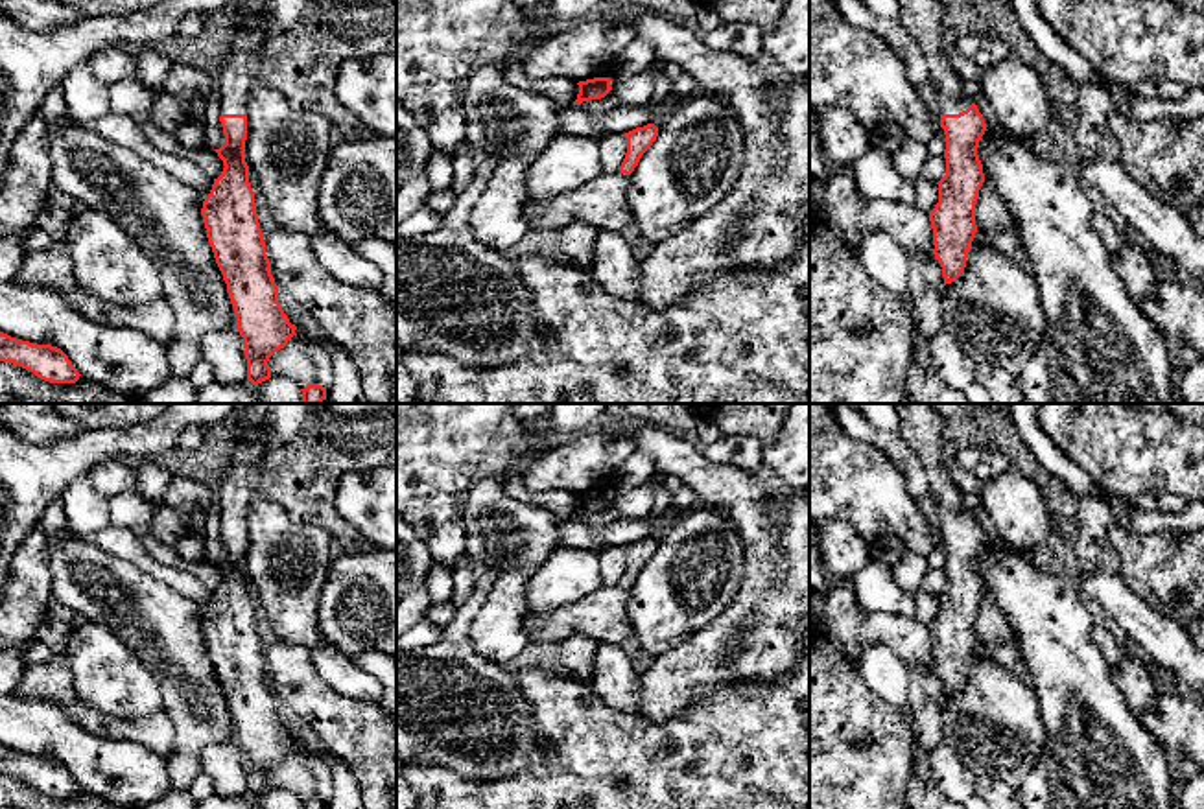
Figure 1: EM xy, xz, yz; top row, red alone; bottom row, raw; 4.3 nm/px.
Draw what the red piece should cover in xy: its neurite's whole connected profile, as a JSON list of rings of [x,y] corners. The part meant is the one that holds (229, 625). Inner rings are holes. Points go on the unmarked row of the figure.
[[[243,404],[232,448],[249,439],[264,446],[262,459],[253,464],[232,464],[219,477],[221,540],[225,557],[214,562],[223,573],[223,586],[214,592],[203,614],[201,628],[216,676],[227,697],[236,728],[236,743],[243,750],[247,792],[256,800],[271,791],[269,770],[286,759],[297,739],[289,735],[278,715],[278,700],[266,667],[258,636],[254,604],[245,575],[247,510],[256,498],[277,499],[297,523],[326,529],[336,551],[358,553],[372,549],[337,512],[336,492],[345,474],[374,466],[396,468],[396,404]]]

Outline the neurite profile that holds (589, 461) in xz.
[[[588,429],[544,453],[524,475],[529,492],[612,492],[616,470],[636,451],[627,435]]]

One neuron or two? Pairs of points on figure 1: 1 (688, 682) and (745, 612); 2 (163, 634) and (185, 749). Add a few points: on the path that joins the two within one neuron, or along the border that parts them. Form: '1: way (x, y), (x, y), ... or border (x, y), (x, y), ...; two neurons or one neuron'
1: way (703, 666), (736, 629); one neuron
2: way (177, 662), (177, 675), (185, 686), (185, 721); one neuron

